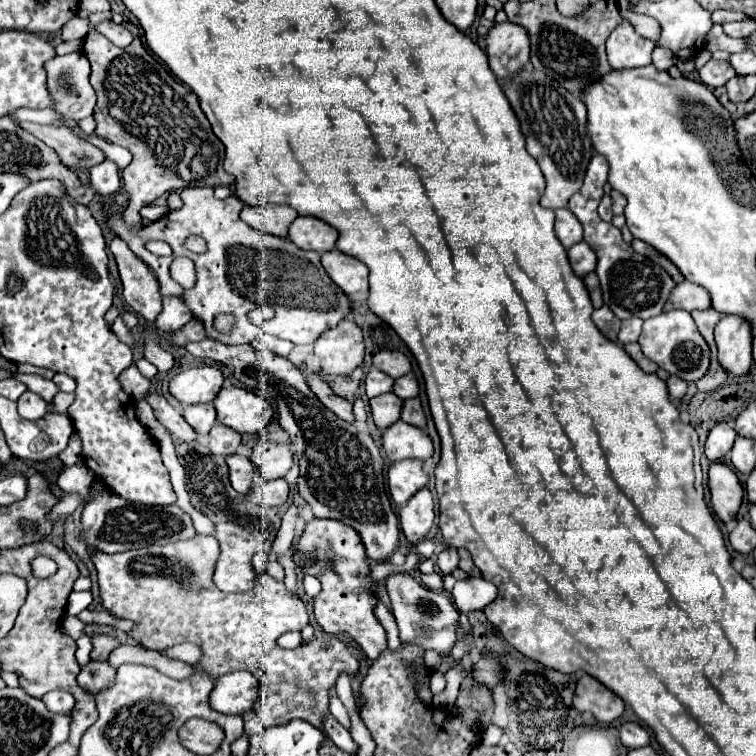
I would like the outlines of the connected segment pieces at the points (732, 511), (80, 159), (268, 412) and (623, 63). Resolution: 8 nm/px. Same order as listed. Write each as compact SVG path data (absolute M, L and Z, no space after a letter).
M713 462L709 466L709 490L711 506L723 522L731 522L743 502L743 488L737 474L723 462Z
M23 122L19 126L25 128L27 132L31 132L33 136L37 136L49 148L53 148L57 152L57 156L61 158L61 162L73 172L81 172L81 170L87 172L95 164L101 164L105 160L105 154L97 146L93 146L87 140L81 140L67 126L59 128L59 126L31 124L31 122Z
M225 386L213 404L217 420L239 434L259 432L273 416L271 406L261 396L239 386Z
M621 18L619 26L607 38L607 56L611 68L639 68L651 64L651 52L655 42L637 34L627 18Z

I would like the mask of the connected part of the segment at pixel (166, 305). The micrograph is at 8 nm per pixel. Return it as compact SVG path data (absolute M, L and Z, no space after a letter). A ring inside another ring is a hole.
M163 298L163 310L161 316L157 316L155 326L162 333L173 333L179 328L183 328L191 320L191 312L183 304L181 298Z

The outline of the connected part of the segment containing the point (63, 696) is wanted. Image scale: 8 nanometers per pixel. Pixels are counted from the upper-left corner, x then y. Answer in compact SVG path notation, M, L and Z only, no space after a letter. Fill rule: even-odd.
M53 690L53 692L49 692L49 694L45 694L43 696L43 702L47 704L47 708L51 710L51 712L69 712L71 708L73 708L73 704L75 704L75 700L73 700L73 696L69 696L69 692L61 692L61 690Z

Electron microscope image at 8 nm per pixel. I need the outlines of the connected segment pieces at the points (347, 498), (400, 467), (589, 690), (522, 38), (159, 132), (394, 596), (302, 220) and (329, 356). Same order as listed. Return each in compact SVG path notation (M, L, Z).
M201 340L186 345L197 358L211 358L235 368L235 378L257 390L269 390L277 402L279 424L291 434L291 444L299 456L299 494L311 506L317 518L335 518L357 528L367 556L387 564L389 556L399 550L399 520L391 510L383 486L383 458L369 434L363 434L329 412L305 382L303 372L285 358L271 352L257 352L249 344L225 346L217 340Z
M397 460L389 466L387 480L391 498L399 506L405 506L417 490L427 486L429 476L425 474L421 460Z
M589 674L577 678L577 688L573 696L573 706L579 712L591 712L599 722L613 722L623 714L623 700L599 684Z
M495 22L485 38L493 74L505 80L529 62L529 32L513 22Z
M111 11L89 15L91 28L85 36L83 52L91 62L91 86L97 92L97 108L93 114L97 122L95 134L133 154L131 164L121 172L125 190L129 192L125 220L131 226L141 226L139 210L165 192L191 186L229 186L233 184L233 176L223 170L225 148L211 132L197 96L189 86L173 78L143 46L139 28L133 26L135 42L127 48L117 48L95 32L95 24L111 17Z
M403 572L389 574L385 578L385 584L387 584L389 598L391 598L391 610L397 620L397 626L399 626L401 642L419 646L425 652L437 650L441 654L441 660L449 658L449 654L457 642L457 620L459 620L459 612L453 606L453 602L447 596L443 596L441 592L423 588L421 584L415 582L415 578L411 578L409 574L403 574Z
M297 216L289 226L289 240L303 250L327 252L335 248L339 232L313 216Z
M343 320L337 328L325 330L315 342L315 356L325 374L349 376L361 366L365 356L361 328L355 322Z

